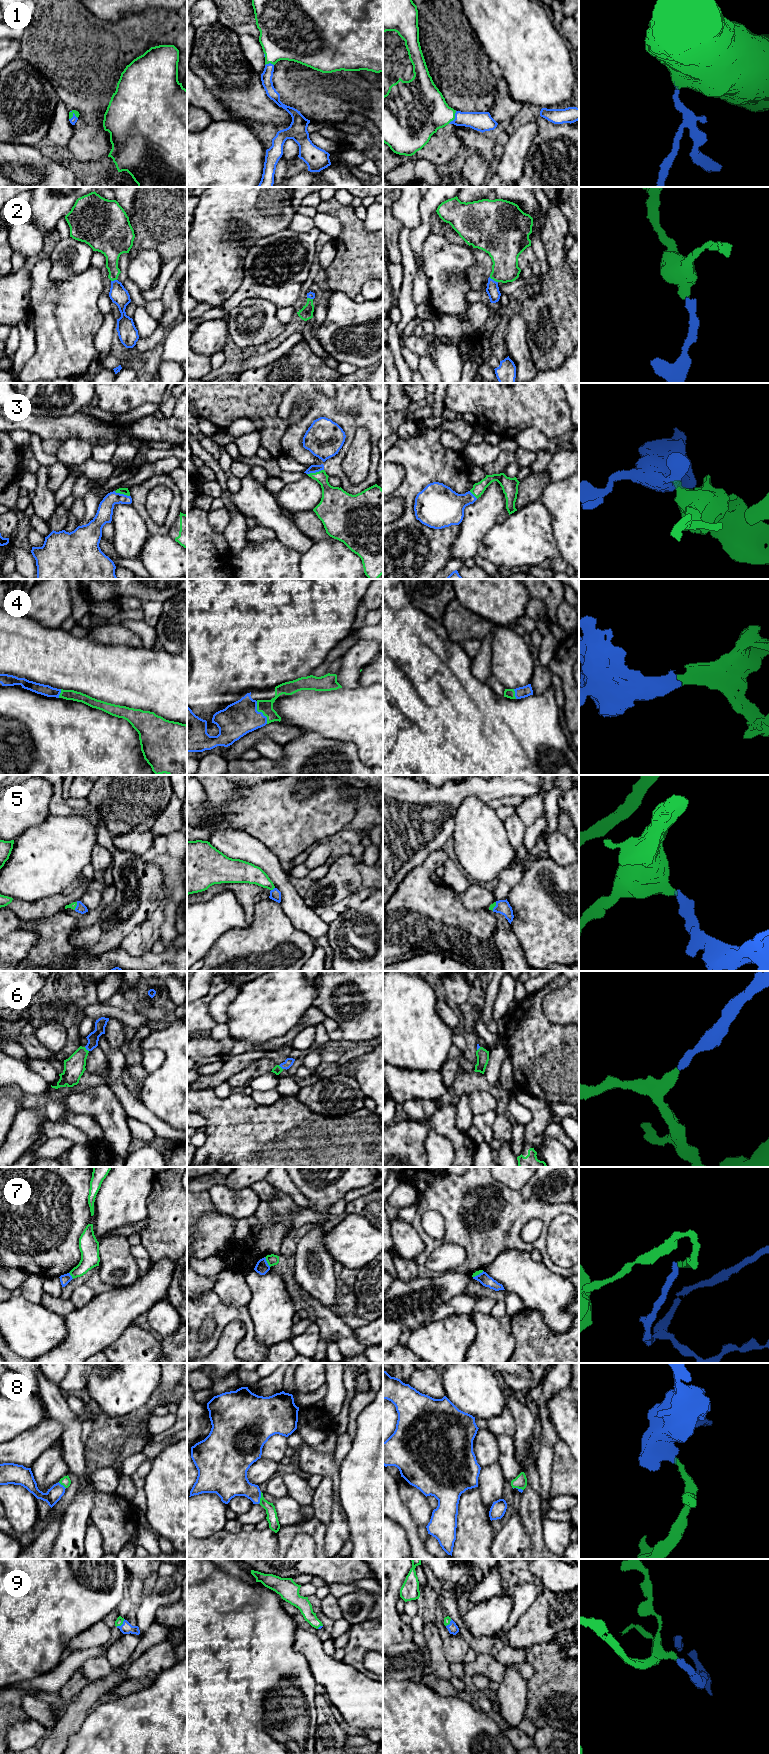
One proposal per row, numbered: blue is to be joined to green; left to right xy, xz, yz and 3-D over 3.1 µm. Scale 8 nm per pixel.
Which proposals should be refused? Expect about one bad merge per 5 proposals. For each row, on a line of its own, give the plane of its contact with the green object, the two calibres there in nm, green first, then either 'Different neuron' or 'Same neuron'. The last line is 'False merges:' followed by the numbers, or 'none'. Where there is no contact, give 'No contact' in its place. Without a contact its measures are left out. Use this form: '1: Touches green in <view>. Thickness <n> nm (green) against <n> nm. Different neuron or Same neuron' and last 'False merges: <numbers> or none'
1: Touches green in yz. Thickness 380 nm (green) against 160 nm. Same neuron
2: Touches green in yz. Thickness 260 nm (green) against 100 nm. Same neuron
3: Touches green in xz. Thickness 190 nm (green) against 60 nm. Same neuron
4: Touches green in xz. Thickness 110 nm (green) against 280 nm. Same neuron
5: Touches green in xz. Thickness 170 nm (green) against 90 nm. Same neuron
6: Touches green in xy. Thickness 170 nm (green) against 90 nm. Same neuron
7: Touches green in xz. Thickness 90 nm (green) against 110 nm. Different neuron
8: Touches green in xz. Thickness 90 nm (green) against 220 nm. Same neuron
9: Touches green in xy. Thickness 60 nm (green) against 100 nm. Same neuron
False merges: 7

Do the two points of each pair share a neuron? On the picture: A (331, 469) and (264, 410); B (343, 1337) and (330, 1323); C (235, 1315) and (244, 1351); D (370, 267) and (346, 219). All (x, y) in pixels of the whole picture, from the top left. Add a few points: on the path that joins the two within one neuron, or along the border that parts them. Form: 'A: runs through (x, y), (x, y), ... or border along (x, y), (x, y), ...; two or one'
A: border along (287, 424), (281, 438), (281, 452); two
B: runs through (340, 1334), (332, 1326); one
C: runs through (245, 1321), (249, 1326), (249, 1341); one
D: runs through (361, 255), (354, 245), (353, 231); one

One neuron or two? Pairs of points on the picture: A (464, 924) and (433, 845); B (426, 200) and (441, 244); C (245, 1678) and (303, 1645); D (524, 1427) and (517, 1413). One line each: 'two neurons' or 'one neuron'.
A: two neurons
B: two neurons
C: two neurons
D: one neuron

